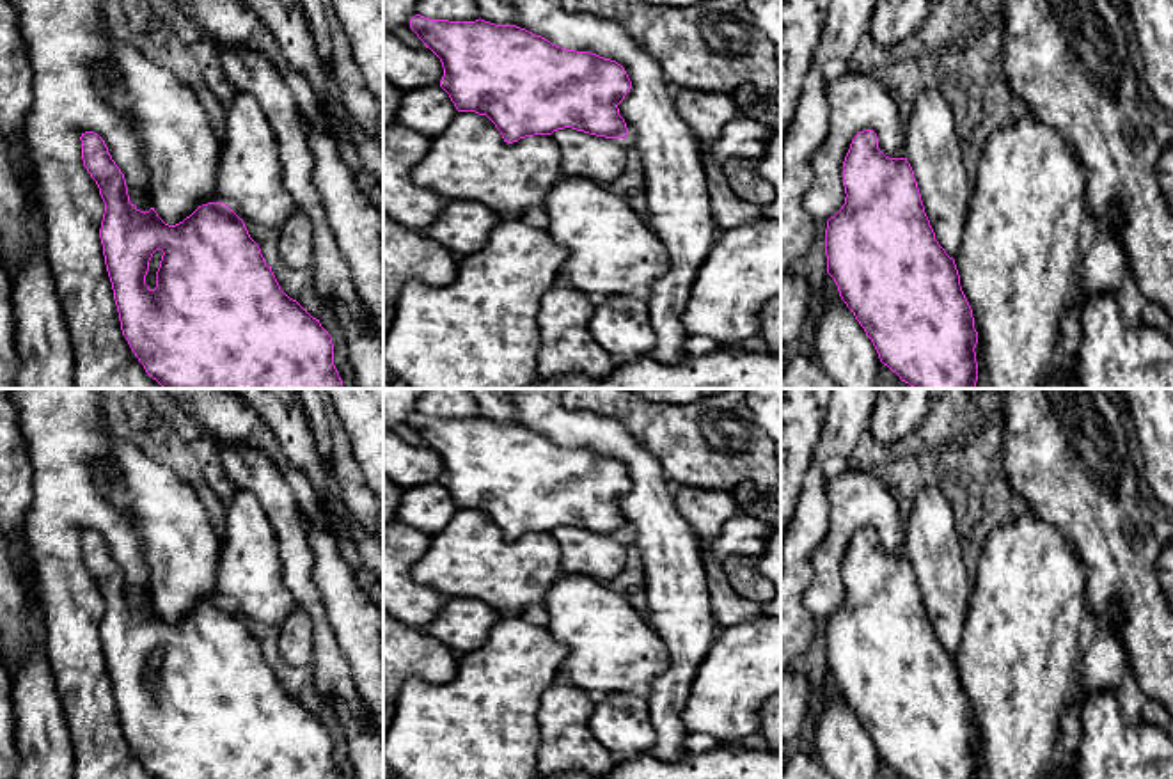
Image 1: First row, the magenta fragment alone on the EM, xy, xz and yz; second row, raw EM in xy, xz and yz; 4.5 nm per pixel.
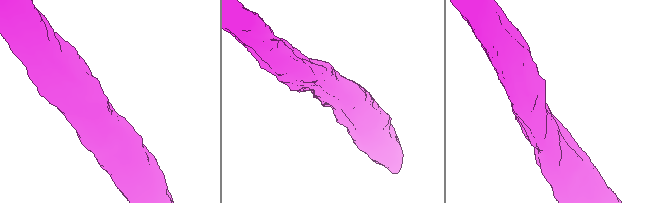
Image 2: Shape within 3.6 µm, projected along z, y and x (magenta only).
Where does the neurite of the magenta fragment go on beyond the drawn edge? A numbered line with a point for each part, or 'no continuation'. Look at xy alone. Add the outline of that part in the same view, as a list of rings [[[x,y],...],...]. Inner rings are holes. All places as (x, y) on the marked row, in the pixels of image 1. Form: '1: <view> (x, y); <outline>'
no continuation

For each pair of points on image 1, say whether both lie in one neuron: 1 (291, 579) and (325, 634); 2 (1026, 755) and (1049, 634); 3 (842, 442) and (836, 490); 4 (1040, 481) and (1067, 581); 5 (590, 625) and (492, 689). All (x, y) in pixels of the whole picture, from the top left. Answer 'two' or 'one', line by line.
1: one
2: one
3: two
4: two
5: two

